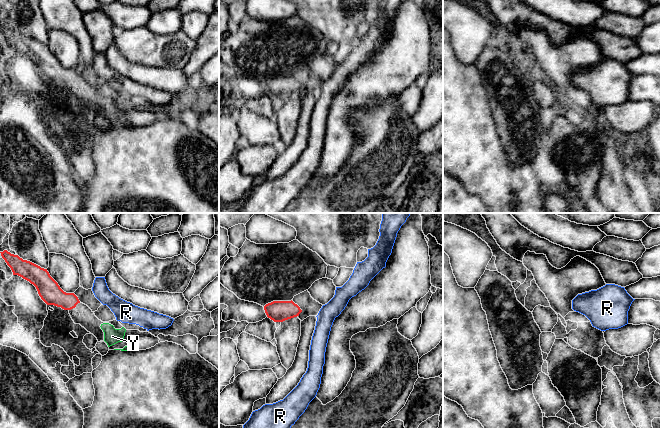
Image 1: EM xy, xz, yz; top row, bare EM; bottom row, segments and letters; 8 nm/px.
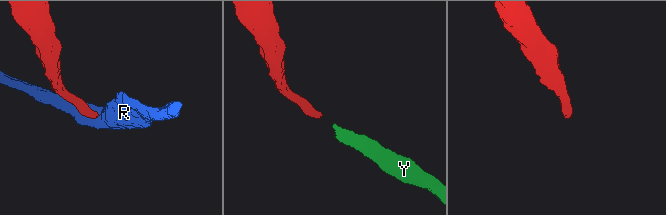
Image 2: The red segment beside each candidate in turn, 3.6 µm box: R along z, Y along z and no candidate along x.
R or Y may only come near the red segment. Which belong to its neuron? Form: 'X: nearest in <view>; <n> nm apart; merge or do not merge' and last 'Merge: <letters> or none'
R: nearest in xz; 130 nm apart; do not merge
Y: nearest in xy; 240 nm apart; merge
Merge: Y

